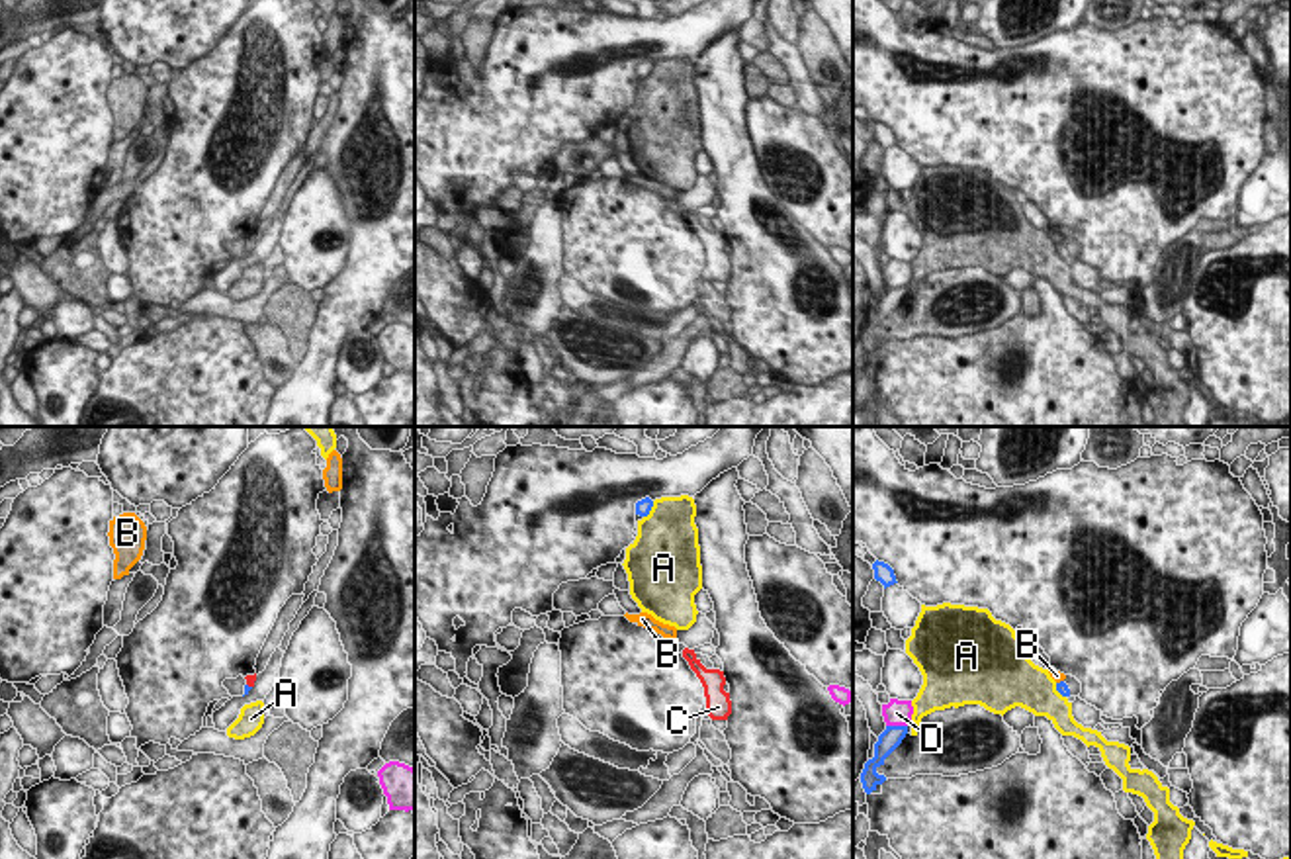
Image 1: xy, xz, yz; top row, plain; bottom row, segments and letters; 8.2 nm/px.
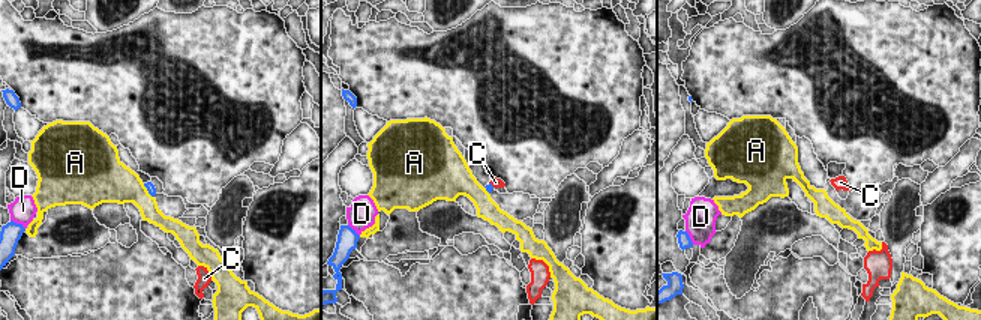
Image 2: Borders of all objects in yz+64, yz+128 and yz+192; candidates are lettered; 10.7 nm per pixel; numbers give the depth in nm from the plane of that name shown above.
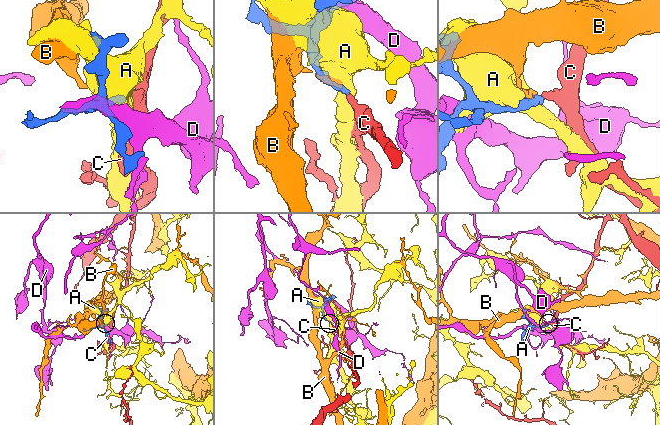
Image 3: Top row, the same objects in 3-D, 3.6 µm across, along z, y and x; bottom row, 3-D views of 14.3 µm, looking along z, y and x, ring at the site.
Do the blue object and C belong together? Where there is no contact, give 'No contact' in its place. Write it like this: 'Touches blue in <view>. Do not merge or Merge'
Touches blue in xy. Merge

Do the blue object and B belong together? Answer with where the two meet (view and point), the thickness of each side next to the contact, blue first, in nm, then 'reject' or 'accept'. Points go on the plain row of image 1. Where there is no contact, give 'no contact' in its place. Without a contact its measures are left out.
contact yz (1061, 243); calibres 90 and 90 nm; reject

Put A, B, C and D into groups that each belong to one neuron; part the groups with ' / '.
A / B / C / D

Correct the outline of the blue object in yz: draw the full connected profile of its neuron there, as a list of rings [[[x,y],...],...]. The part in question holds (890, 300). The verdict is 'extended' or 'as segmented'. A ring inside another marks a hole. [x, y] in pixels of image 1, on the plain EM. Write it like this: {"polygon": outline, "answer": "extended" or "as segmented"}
{"polygon": [[[886,288],[874,305],[874,319],[865,325],[861,335],[861,344],[867,356],[876,352],[878,346],[886,342],[884,337],[878,337],[876,331],[884,327],[884,321],[902,305],[908,295],[908,288]]], "answer": "as segmented"}

